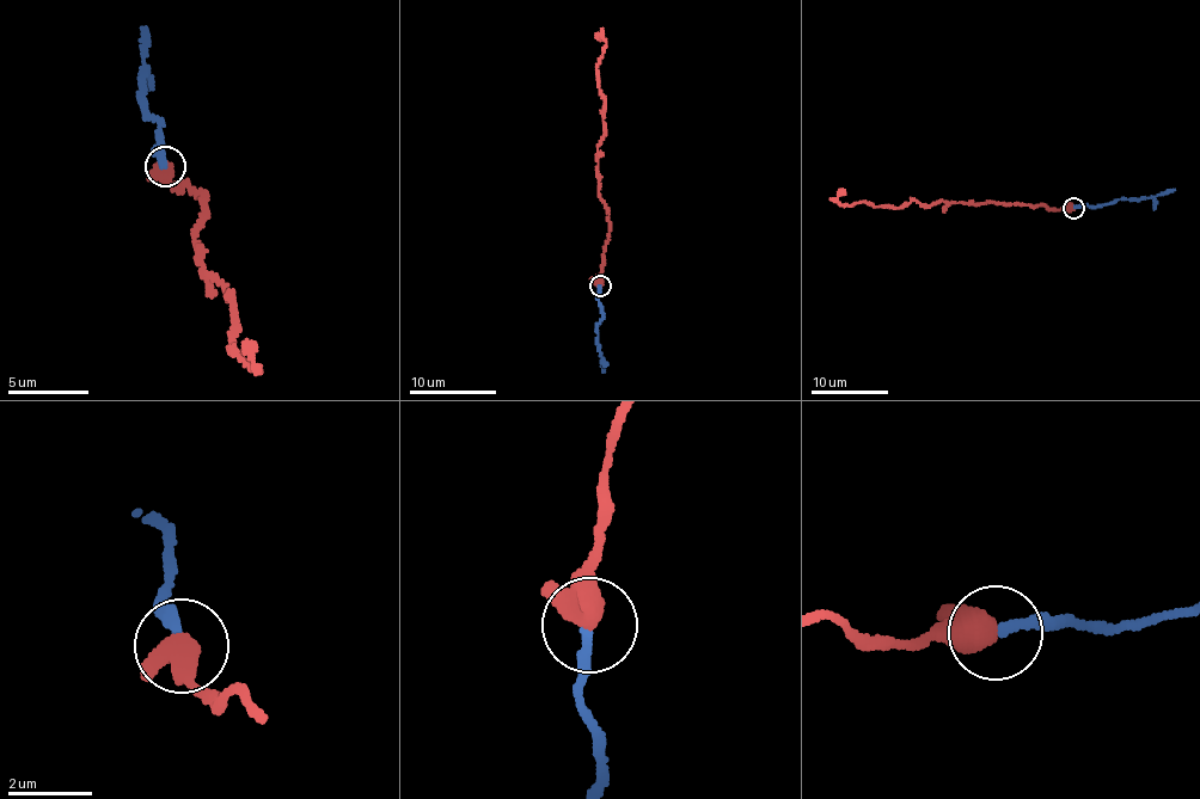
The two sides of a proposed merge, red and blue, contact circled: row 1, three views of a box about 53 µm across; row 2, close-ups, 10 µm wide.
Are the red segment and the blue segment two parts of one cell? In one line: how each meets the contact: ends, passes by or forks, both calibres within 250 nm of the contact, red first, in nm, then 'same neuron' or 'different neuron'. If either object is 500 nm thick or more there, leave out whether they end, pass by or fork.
red passes by; blue ends; calibres 480 and 280 nm; same neuron

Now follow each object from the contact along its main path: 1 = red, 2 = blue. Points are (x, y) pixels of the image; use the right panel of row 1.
1: (1075, 208), (942, 201), (922, 206), (914, 200), (897, 208), (845, 206), (837, 197), (845, 189)
2: (1075, 208), (1175, 190)

